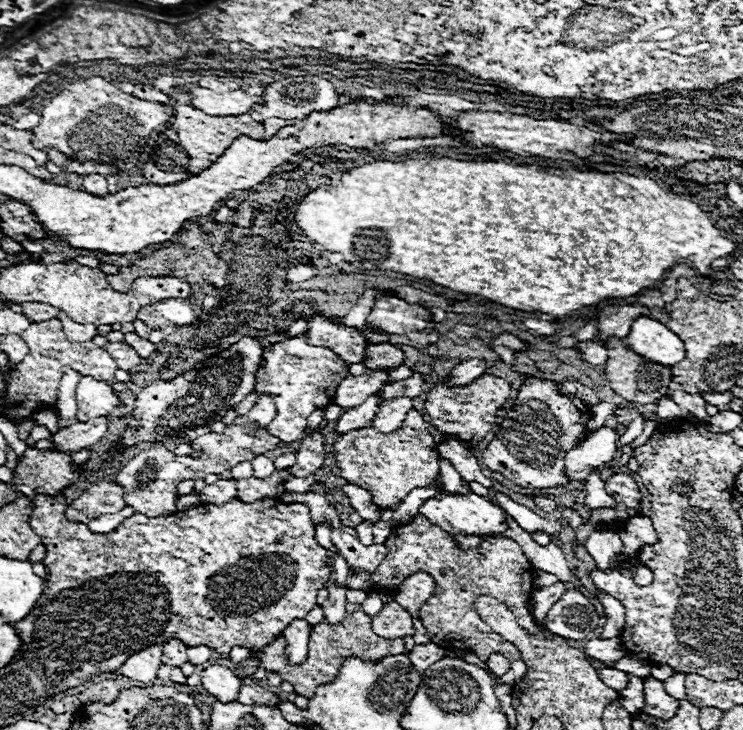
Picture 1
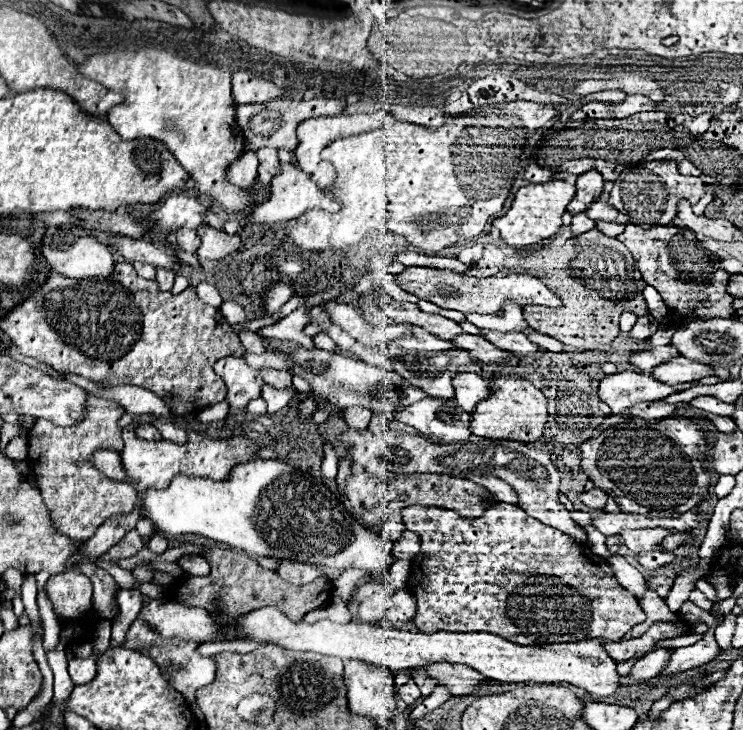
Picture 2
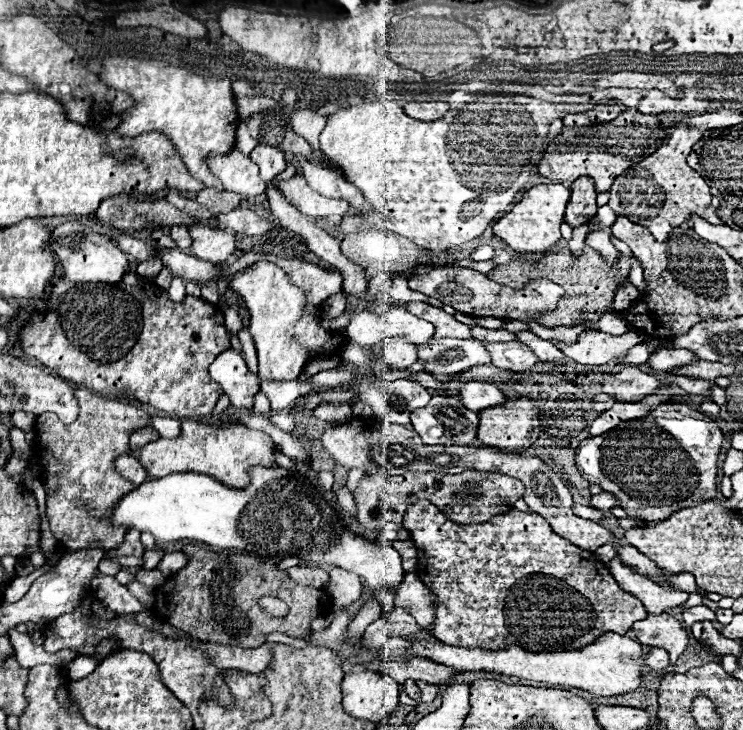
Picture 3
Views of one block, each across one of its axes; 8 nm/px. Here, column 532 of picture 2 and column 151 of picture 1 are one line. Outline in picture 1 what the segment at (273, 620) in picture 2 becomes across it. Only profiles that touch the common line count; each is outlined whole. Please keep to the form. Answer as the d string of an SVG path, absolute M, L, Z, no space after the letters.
M152 644L136 654L132 654L120 668L118 668L118 674L122 676L128 676L130 680L138 680L138 682L144 682L144 684L154 684L156 680L156 672L158 672L158 666L162 664L160 662L162 658L162 648L158 644Z

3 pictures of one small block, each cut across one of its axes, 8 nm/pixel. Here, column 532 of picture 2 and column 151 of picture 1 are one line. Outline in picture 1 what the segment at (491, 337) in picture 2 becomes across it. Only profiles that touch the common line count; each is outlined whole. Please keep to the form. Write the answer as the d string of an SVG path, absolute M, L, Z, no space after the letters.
M134 332L124 334L124 342L126 342L128 346L132 346L132 348L138 352L138 356L140 356L140 358L148 358L148 356L154 352L154 348L156 348L156 344L148 342L148 340L140 338L140 336L136 336Z

